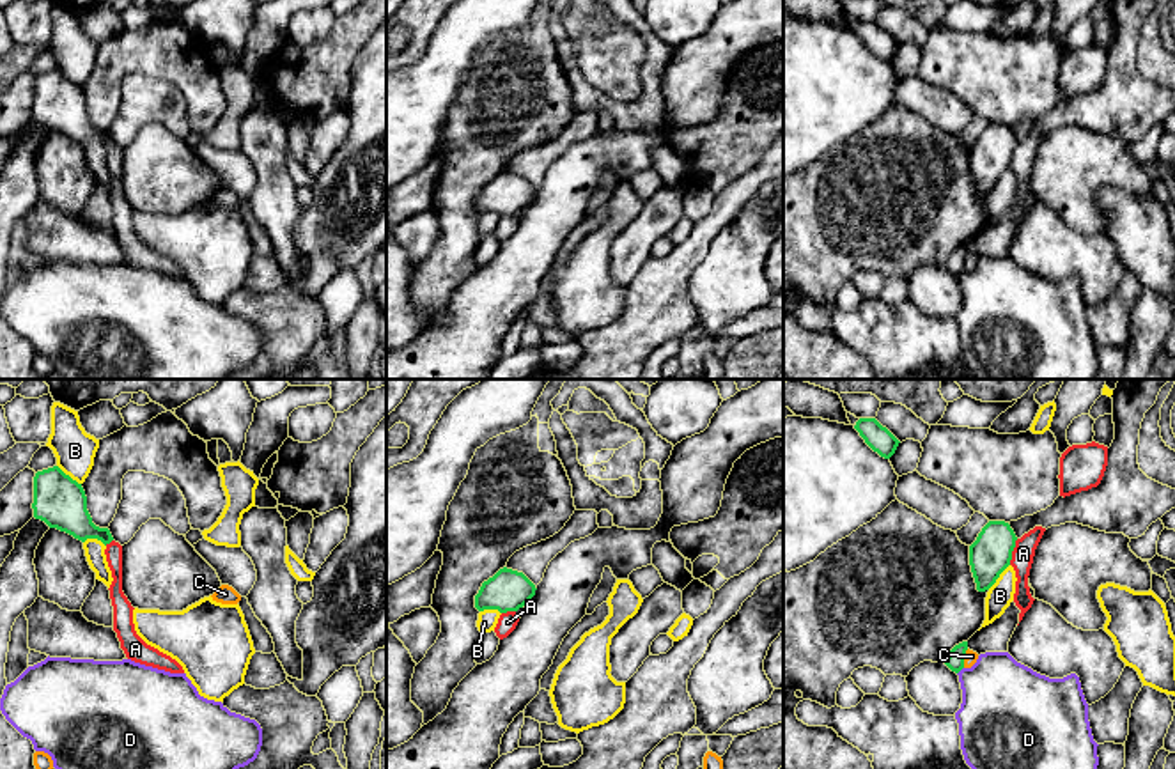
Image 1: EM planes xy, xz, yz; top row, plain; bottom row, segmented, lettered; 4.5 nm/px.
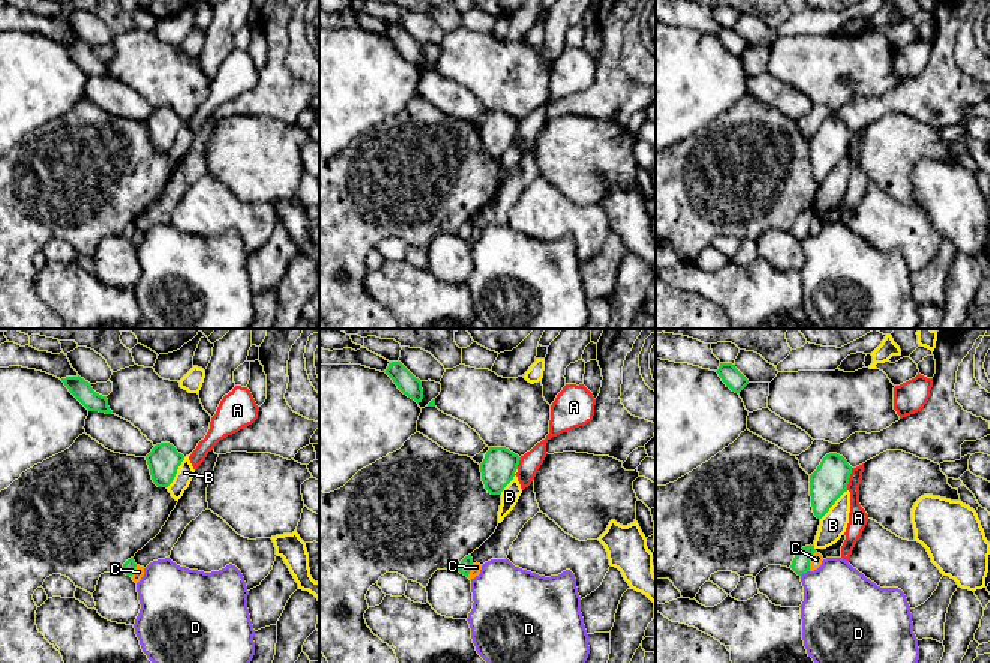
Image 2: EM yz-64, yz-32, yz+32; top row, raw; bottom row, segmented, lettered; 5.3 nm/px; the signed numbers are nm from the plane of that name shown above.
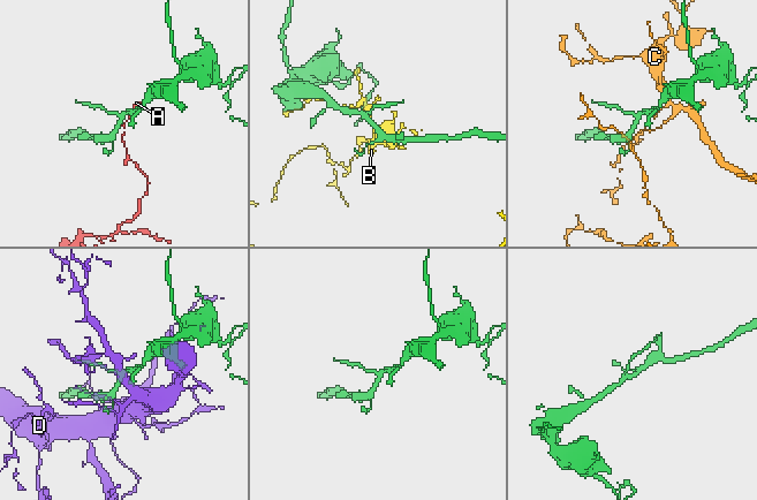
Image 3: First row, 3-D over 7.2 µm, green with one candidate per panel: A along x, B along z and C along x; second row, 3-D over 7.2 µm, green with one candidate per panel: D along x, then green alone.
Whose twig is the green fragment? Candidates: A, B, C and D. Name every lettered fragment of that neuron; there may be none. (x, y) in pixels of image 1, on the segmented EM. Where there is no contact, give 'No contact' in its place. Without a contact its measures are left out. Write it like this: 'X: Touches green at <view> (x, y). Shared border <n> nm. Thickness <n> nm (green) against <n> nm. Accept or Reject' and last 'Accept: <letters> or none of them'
A: Touches green at yz (1012, 550). Shared border 130 nm. Thickness 190 nm (green) against 100 nm. Reject
B: Touches green at yz (998, 576). Shared border 160 nm. Thickness 190 nm (green) against 120 nm. Accept
C: Touches green at yz (964, 658). Shared border 90 nm. Thickness 80 nm (green) against 50 nm. Reject
D: Touches green at yz (961, 668). Shared border 50 nm. Thickness 80 nm (green) against 380 nm. Reject
Accept: B

